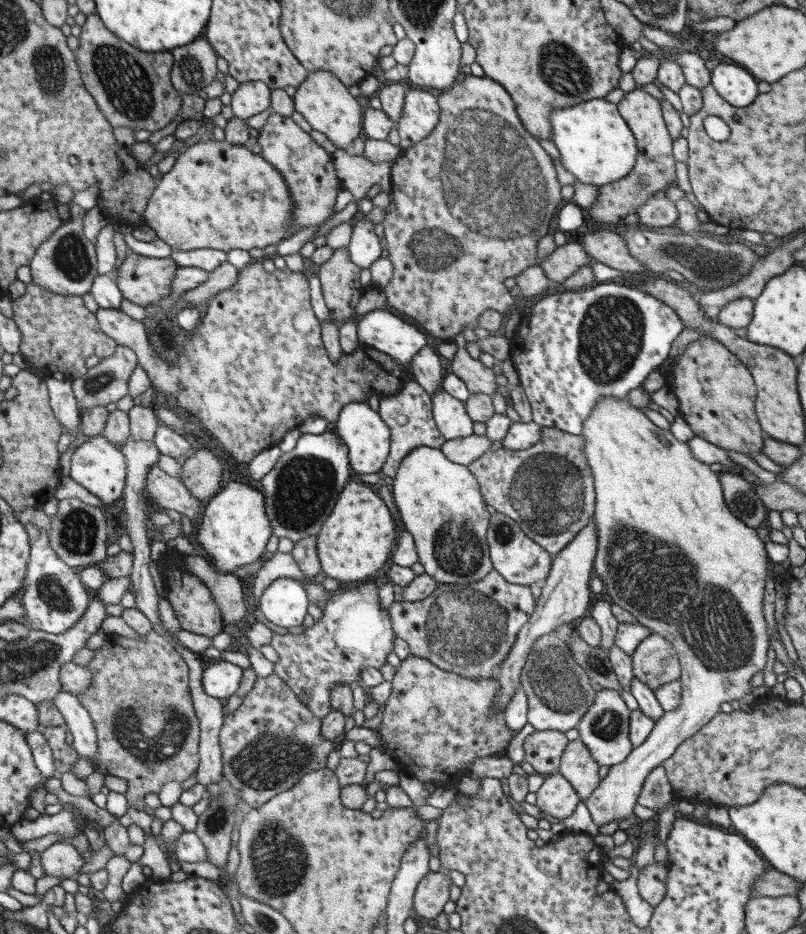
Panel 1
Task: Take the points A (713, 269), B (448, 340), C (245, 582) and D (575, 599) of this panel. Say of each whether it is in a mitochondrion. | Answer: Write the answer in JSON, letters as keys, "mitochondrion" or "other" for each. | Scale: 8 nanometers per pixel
{"A":"mitochondrion","B":"other","C":"other","D":"other"}

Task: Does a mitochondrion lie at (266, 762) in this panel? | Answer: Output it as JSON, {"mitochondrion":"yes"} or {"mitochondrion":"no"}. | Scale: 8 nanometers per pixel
{"mitochondrion":"yes"}

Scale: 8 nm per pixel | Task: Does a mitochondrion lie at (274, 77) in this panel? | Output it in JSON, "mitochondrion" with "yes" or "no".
{"mitochondrion":"no"}

